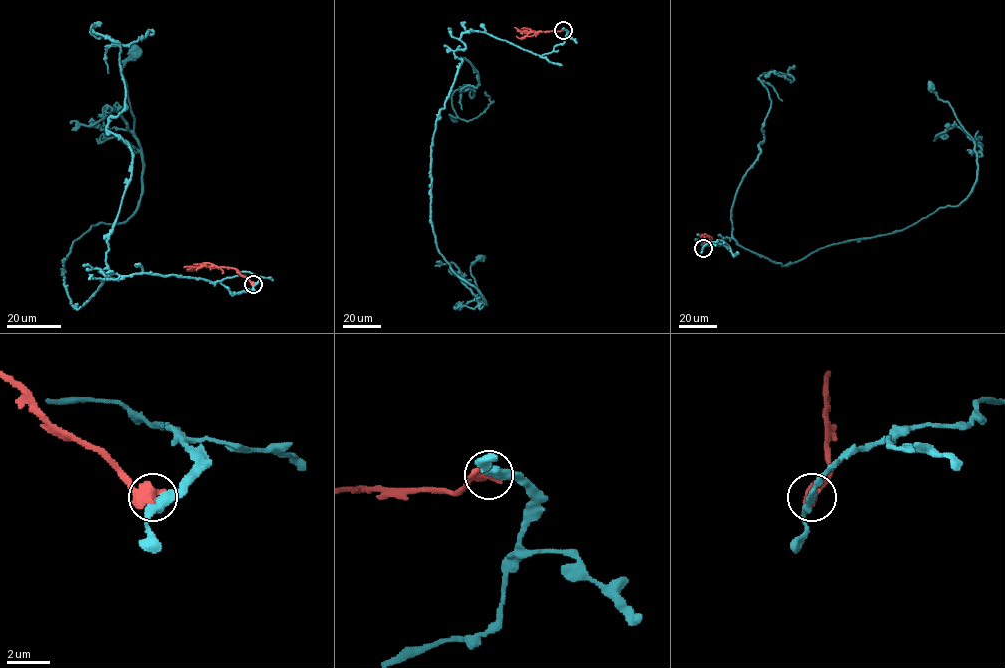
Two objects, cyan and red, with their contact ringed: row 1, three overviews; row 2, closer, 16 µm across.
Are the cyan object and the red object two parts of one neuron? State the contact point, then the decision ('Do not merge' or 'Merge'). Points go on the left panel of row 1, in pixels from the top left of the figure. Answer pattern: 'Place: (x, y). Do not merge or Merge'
Place: (253, 284). Do not merge

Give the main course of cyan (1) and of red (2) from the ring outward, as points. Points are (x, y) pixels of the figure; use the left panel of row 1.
1: (254, 284), (97, 268), (99, 287), (71, 303), (72, 243), (124, 223), (140, 196), (120, 70), (134, 51)
2: (254, 284), (234, 268), (215, 267), (208, 263), (184, 267)

